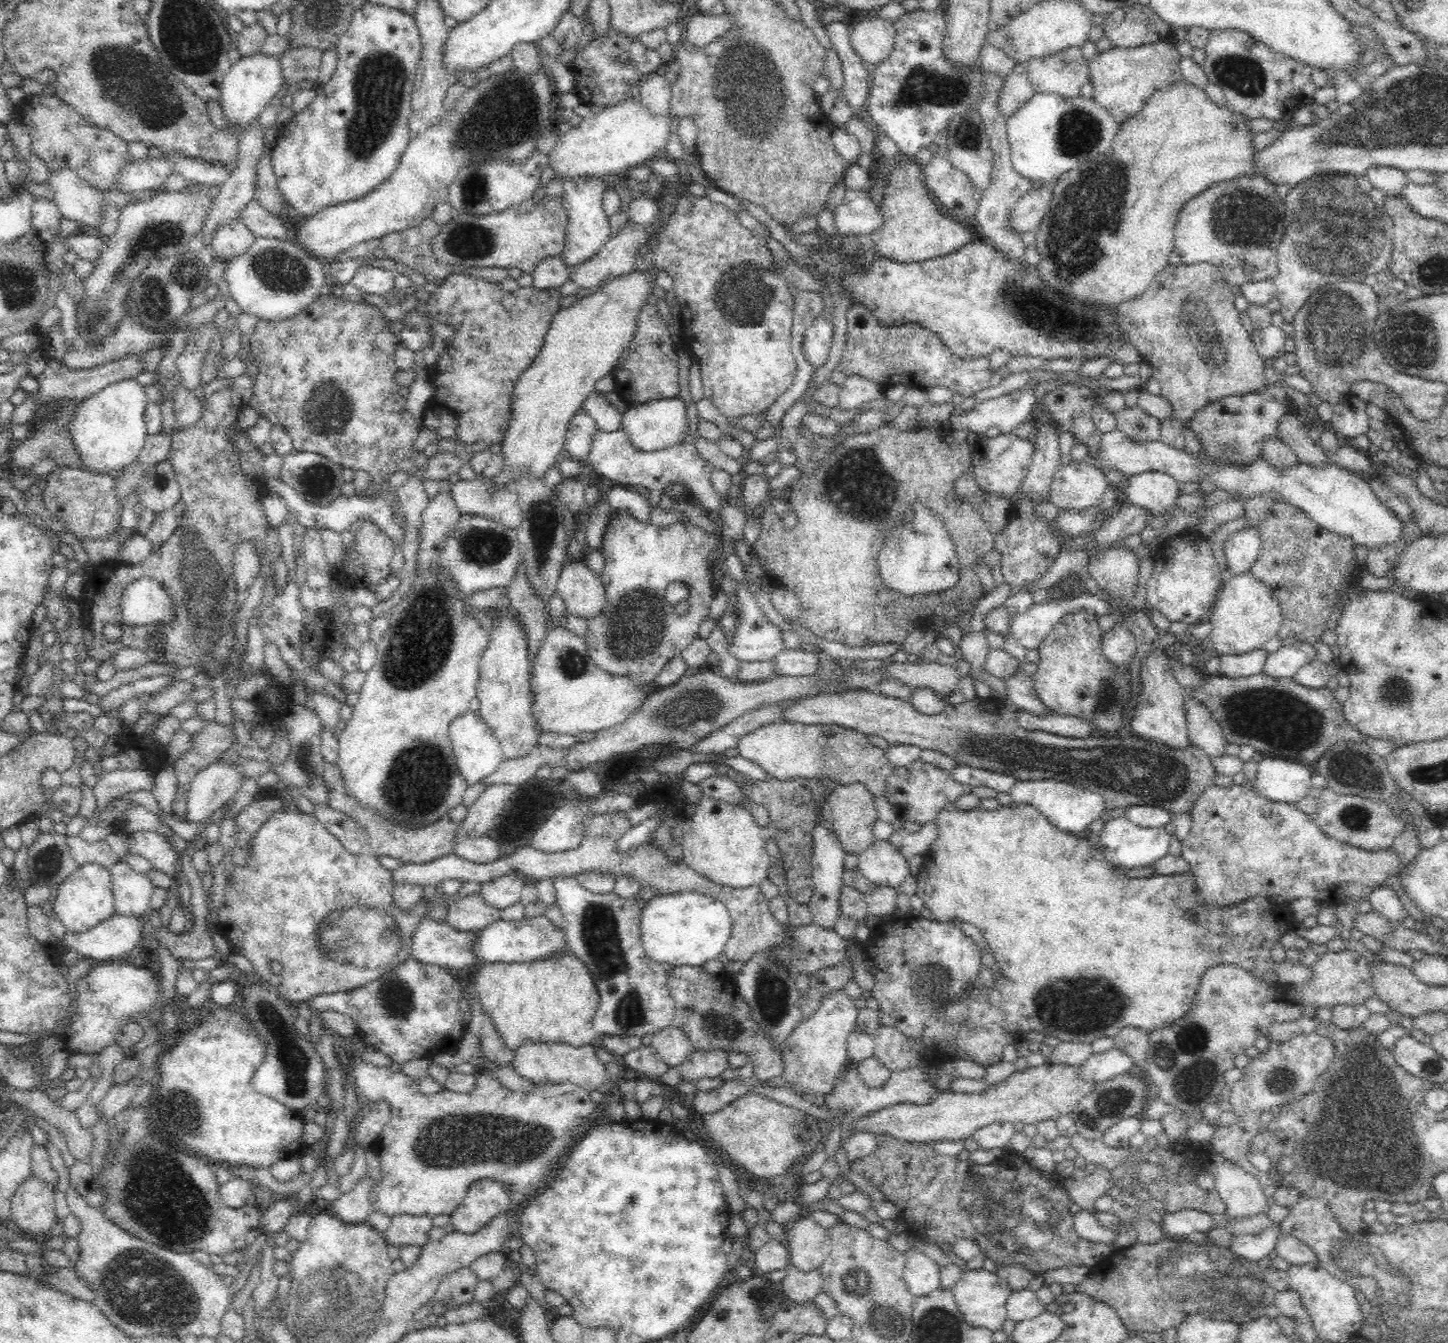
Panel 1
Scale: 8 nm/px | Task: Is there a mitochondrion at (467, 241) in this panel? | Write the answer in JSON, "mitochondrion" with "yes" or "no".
{"mitochondrion":"yes"}

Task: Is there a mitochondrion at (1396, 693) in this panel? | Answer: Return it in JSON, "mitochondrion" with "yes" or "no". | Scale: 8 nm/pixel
{"mitochondrion":"yes"}

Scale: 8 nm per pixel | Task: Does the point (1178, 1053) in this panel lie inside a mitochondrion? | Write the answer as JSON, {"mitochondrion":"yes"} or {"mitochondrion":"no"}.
{"mitochondrion":"yes"}

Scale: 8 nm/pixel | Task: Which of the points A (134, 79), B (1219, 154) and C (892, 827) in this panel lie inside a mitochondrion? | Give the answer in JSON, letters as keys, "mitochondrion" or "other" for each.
{"A":"mitochondrion","B":"other","C":"other"}

